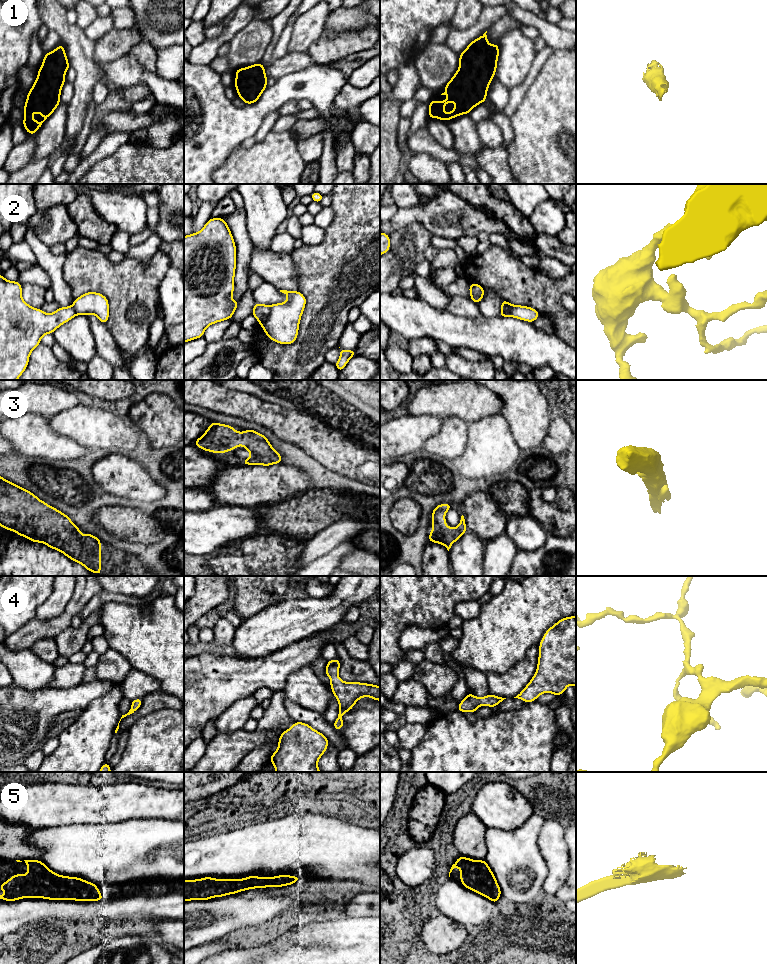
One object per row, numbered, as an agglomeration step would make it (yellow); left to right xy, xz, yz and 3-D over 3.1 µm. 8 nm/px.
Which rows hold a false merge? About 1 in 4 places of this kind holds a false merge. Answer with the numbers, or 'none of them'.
2

